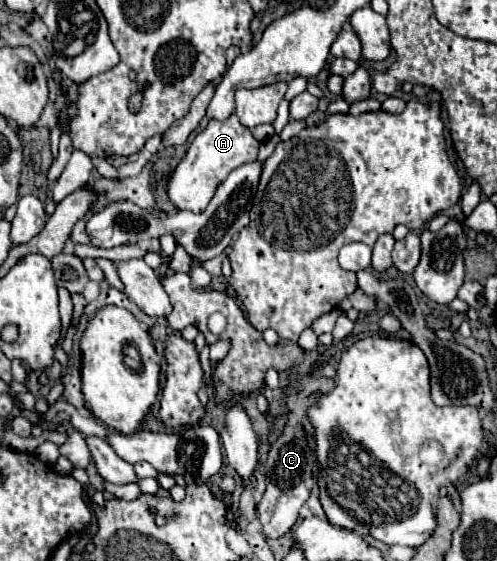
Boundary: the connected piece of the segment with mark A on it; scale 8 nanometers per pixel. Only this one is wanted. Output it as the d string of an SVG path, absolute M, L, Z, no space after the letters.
M232 114L224 122L210 120L208 126L196 134L188 152L184 154L184 158L178 162L178 166L166 180L166 192L168 192L170 202L178 210L190 210L194 214L204 212L216 188L220 186L220 182L224 182L224 178L234 168L254 162L258 156L258 148L260 148L260 142L252 136L252 132L246 126L240 124L236 114Z

